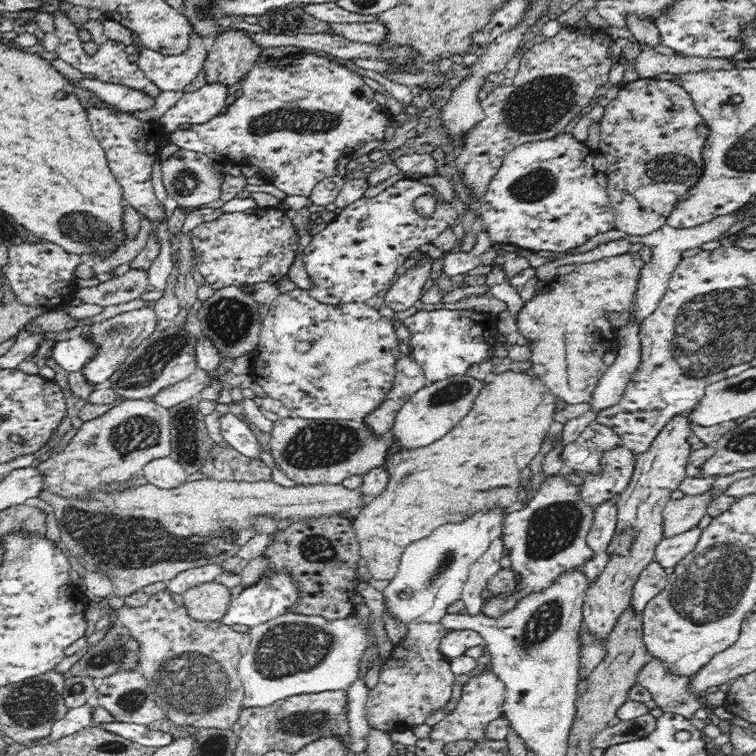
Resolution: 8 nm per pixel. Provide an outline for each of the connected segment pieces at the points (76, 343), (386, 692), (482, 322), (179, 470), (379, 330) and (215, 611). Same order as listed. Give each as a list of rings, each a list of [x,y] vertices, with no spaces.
[[[83,333],[79,338],[61,340],[52,348],[51,358],[68,373],[84,370],[84,366],[98,354],[96,343]]]
[[[410,622],[408,624],[406,639],[394,646],[389,659],[381,666],[377,685],[368,690],[365,712],[368,724],[372,728],[389,733],[404,732],[418,724],[424,724],[432,712],[447,704],[455,682],[455,674],[451,671],[449,659],[439,651],[441,640],[447,632],[448,630],[441,622]]]
[[[415,310],[413,315],[404,319],[403,326],[410,330],[410,338],[405,341],[410,347],[408,356],[414,358],[416,363],[420,364],[420,367],[424,370],[425,379],[429,384],[445,380],[451,376],[464,377],[474,364],[491,361],[492,357],[488,351],[493,348],[498,339],[496,317],[489,313],[479,313],[472,310]]]
[[[165,457],[144,466],[140,474],[140,480],[153,484],[158,488],[170,490],[170,488],[176,488],[184,484],[188,480],[187,476],[184,468],[176,460]]]
[[[298,287],[286,293],[280,293],[269,304],[268,314],[264,321],[262,321],[260,342],[253,351],[247,381],[257,382],[269,398],[280,400],[286,408],[290,409],[292,417],[300,417],[306,420],[362,420],[384,402],[393,386],[393,380],[396,374],[396,362],[401,358],[399,340],[394,331],[393,324],[394,322],[390,317],[380,315],[378,309],[366,305],[365,302],[348,302],[348,304],[340,305],[324,304],[312,298],[312,295],[307,290]]]
[[[200,583],[183,593],[183,605],[196,621],[219,621],[228,611],[233,596],[222,583]]]

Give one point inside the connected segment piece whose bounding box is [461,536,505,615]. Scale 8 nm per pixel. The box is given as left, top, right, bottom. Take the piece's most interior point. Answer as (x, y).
(487, 566)

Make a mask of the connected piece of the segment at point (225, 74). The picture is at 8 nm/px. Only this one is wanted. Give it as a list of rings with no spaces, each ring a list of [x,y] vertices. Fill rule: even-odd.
[[[242,30],[220,32],[209,43],[203,71],[208,84],[221,82],[232,86],[240,82],[252,65],[261,58],[262,48]]]

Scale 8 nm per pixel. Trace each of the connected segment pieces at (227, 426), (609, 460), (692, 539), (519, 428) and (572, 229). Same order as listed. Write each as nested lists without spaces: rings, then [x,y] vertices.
[[[232,413],[225,414],[219,421],[221,434],[227,444],[244,456],[250,456],[250,459],[259,458],[261,446],[246,423]]]
[[[622,444],[604,450],[602,456],[600,475],[582,474],[580,495],[592,508],[608,499],[618,498],[636,470],[636,454]]]
[[[696,526],[686,532],[676,534],[672,538],[663,538],[655,548],[653,560],[662,568],[671,571],[679,560],[694,550],[702,531]]]
[[[502,372],[491,376],[490,384],[480,392],[472,412],[454,426],[442,440],[430,446],[404,450],[388,462],[390,482],[388,490],[368,501],[366,507],[352,514],[353,529],[359,544],[359,553],[376,580],[390,580],[398,570],[404,549],[412,542],[430,536],[438,526],[450,523],[448,518],[462,522],[468,514],[492,508],[508,508],[518,501],[520,470],[540,452],[542,442],[556,412],[556,396],[540,380],[532,380],[525,373]]]
[[[572,132],[558,134],[548,140],[526,142],[510,150],[480,199],[482,230],[488,233],[493,243],[513,244],[536,253],[539,250],[565,252],[584,244],[593,236],[614,229],[615,214],[610,197],[607,189],[596,181],[596,170],[592,165],[597,153],[577,141]]]

